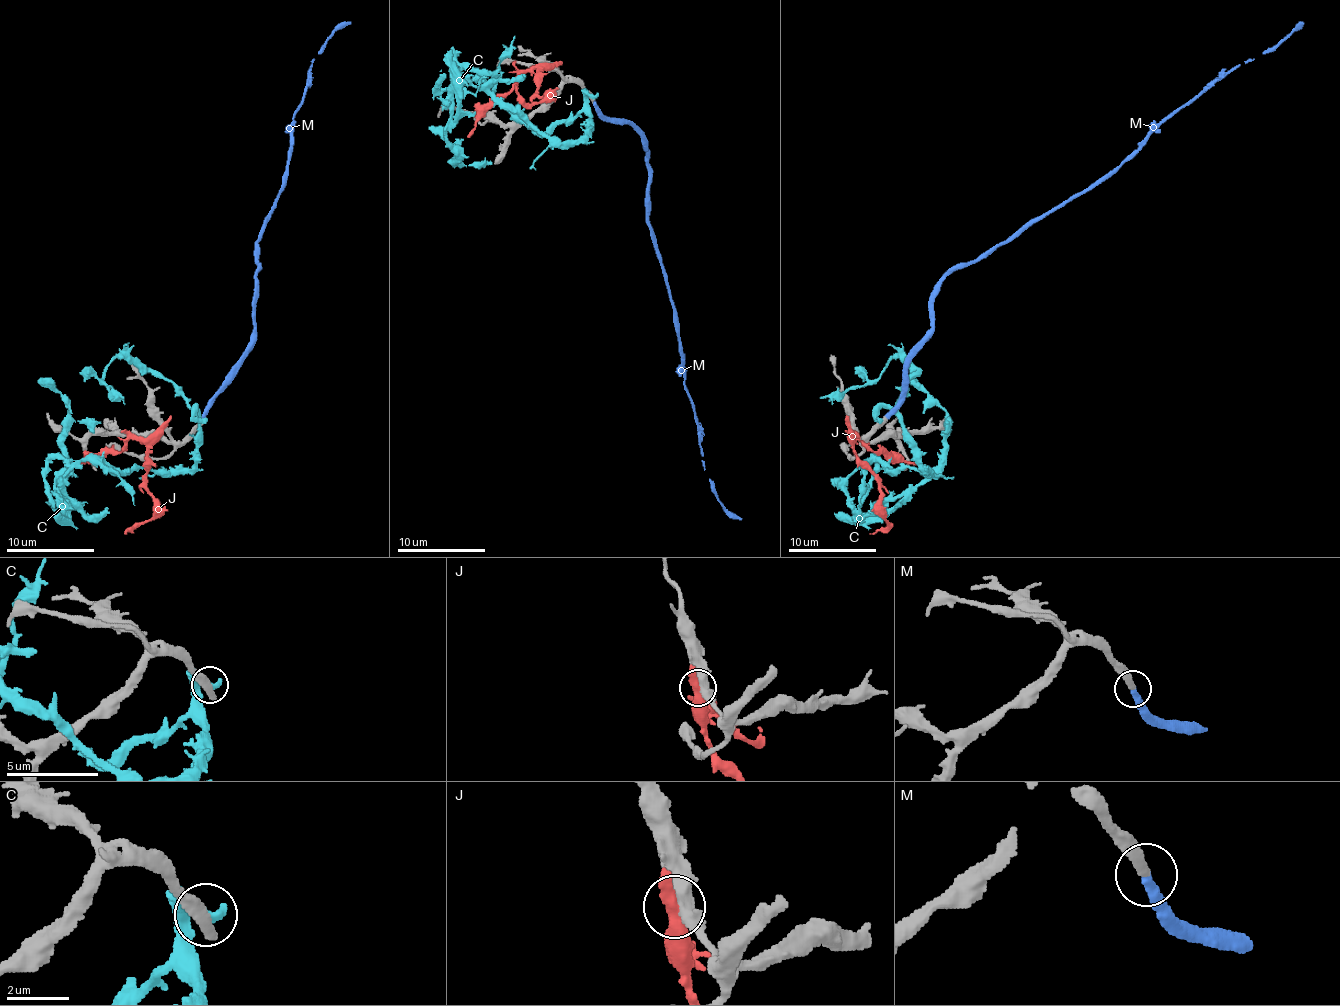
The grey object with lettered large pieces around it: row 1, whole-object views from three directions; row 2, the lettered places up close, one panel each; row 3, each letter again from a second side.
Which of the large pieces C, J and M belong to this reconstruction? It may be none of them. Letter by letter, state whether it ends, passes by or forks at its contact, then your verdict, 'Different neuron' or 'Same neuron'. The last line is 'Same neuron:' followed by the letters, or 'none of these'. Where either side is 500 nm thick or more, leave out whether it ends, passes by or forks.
C: Different neuron
J: It passes by. Different neuron
M: It ends there. Same neuron
Same neuron: M

